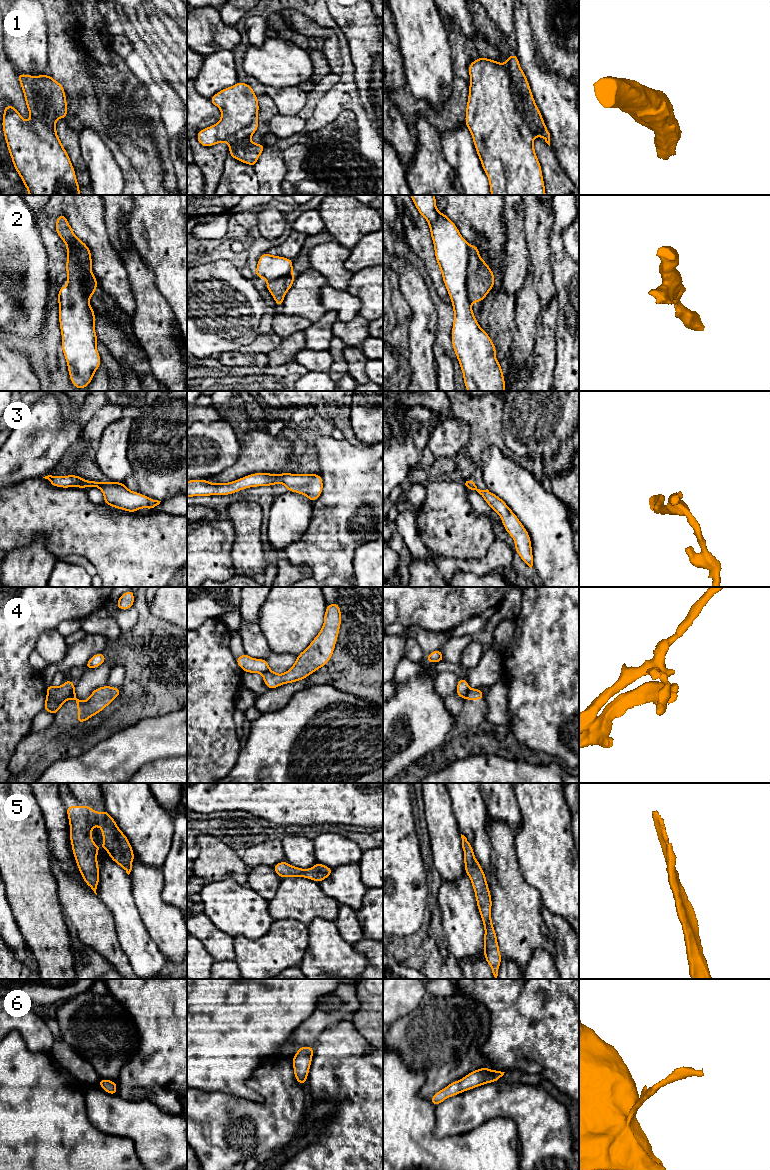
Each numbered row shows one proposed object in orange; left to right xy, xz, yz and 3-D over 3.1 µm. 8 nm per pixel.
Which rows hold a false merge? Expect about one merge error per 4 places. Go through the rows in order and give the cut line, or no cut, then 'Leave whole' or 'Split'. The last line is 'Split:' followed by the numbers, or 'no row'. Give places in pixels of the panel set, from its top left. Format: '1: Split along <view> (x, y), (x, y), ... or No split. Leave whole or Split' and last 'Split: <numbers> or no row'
1: Split along yz (507, 62), (512, 85), (512, 99), (522, 119), (534, 135). Split
2: Split along yz (468, 246), (466, 289), (468, 299), (471, 302). Split
3: No split. Leave whole
4: Split along yz (469, 688), (464, 698). Split
5: No split. Leave whole
6: No split. Leave whole
Split: 1, 2, 4

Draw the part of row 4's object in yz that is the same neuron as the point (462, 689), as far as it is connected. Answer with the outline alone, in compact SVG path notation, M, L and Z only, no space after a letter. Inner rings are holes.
M459 677L457 688L456 688L456 694L460 696L463 700L465 700L465 697L469 691L469 685L466 679Z

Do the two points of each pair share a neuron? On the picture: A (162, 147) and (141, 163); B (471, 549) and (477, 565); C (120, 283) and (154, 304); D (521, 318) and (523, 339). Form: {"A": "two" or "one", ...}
{"A": "two", "B": "two", "C": "two", "D": "one"}

